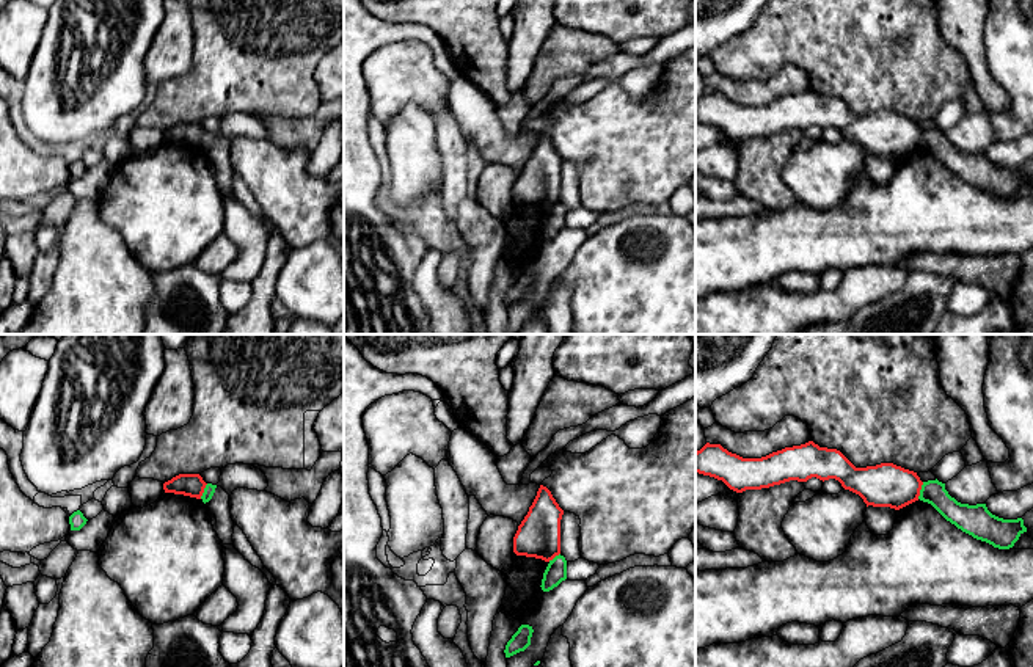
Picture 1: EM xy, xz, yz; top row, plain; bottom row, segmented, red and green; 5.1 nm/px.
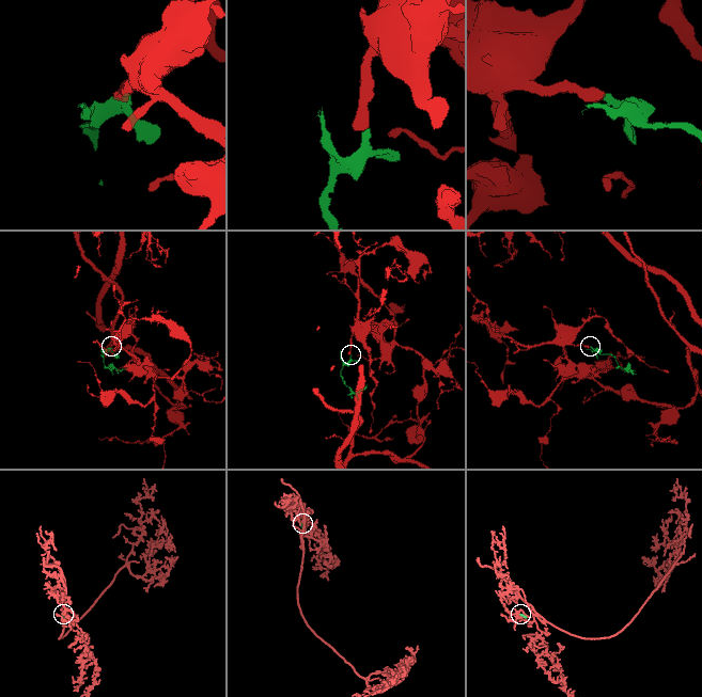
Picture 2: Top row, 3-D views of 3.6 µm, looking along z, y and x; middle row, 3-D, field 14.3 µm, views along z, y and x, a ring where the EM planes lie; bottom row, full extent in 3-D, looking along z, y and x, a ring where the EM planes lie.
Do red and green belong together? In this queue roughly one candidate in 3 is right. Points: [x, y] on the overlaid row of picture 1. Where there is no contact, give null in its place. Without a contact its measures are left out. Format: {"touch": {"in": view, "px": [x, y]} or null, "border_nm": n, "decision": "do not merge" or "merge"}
{"touch": {"in": "yz", "px": [920, 488]}, "border_nm": 90, "decision": "do not merge"}

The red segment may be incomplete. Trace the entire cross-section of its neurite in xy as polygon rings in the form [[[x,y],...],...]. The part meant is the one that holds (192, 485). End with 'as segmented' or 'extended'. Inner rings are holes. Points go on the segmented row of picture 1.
[[[179,474],[163,483],[165,493],[184,494],[201,499],[206,482],[199,474]]] | as segmented

